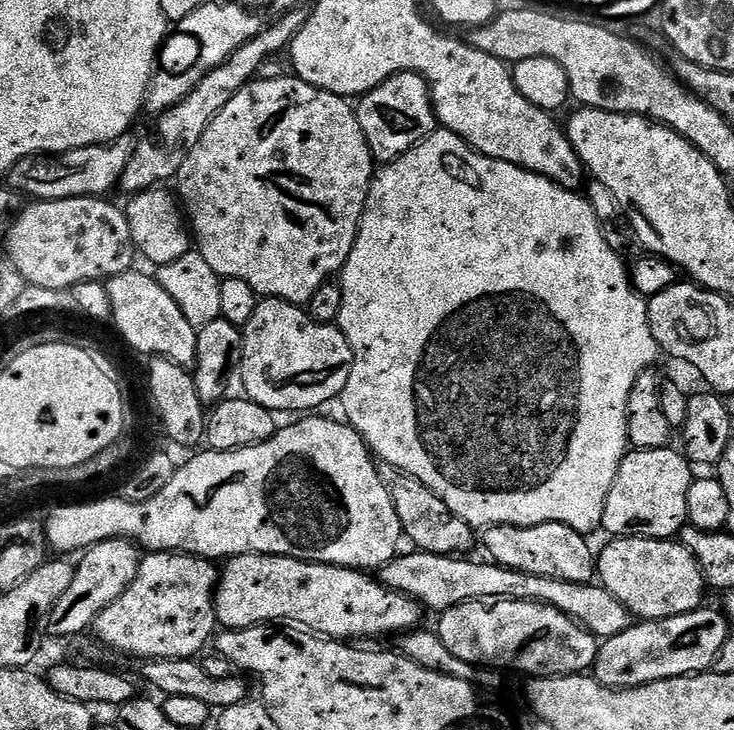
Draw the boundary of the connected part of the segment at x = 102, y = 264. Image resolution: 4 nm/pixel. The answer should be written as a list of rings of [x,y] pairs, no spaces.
[[[83,196],[65,200],[28,202],[20,217],[8,232],[7,259],[17,264],[28,286],[46,290],[73,289],[88,280],[106,282],[111,276],[133,271],[138,251],[132,242],[130,222],[123,207],[111,204],[111,199]]]

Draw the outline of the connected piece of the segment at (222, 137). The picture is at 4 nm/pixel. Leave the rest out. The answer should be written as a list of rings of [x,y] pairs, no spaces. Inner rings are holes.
[[[289,74],[269,80],[255,79],[242,90],[238,90],[238,94],[234,94],[234,98],[230,98],[230,102],[222,106],[222,110],[213,118],[210,126],[206,126],[202,138],[198,138],[194,150],[190,150],[190,154],[182,162],[175,183],[180,184],[178,196],[190,221],[195,251],[199,252],[202,258],[206,258],[210,270],[214,270],[225,280],[242,278],[242,282],[254,286],[256,295],[261,298],[285,300],[304,306],[314,298],[318,286],[329,283],[349,260],[350,250],[360,232],[360,219],[364,213],[373,175],[372,151],[362,134],[362,126],[358,126],[355,107],[345,97],[335,96],[324,88],[310,86],[299,76]]]

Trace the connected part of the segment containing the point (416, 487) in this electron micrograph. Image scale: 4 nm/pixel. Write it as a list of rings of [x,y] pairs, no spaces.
[[[386,463],[379,465],[380,476],[388,485],[388,491],[392,494],[394,502],[394,510],[400,519],[400,531],[406,537],[413,549],[421,552],[429,552],[430,554],[438,554],[439,556],[458,556],[463,557],[472,547],[477,547],[478,532],[472,528],[462,518],[458,518],[458,514],[454,514],[454,510],[450,510],[450,506],[446,506],[446,502],[442,502],[442,498],[438,498],[438,494],[434,494],[434,490],[430,490],[422,482],[418,482],[418,478],[414,478],[410,474],[398,471],[394,466]]]

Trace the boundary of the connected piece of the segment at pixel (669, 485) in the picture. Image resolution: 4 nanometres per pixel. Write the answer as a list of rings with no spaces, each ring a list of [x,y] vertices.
[[[642,448],[625,455],[604,507],[602,528],[609,532],[609,537],[643,536],[646,540],[679,537],[688,524],[686,494],[692,485],[694,473],[689,461],[679,451],[676,453],[674,448]]]

